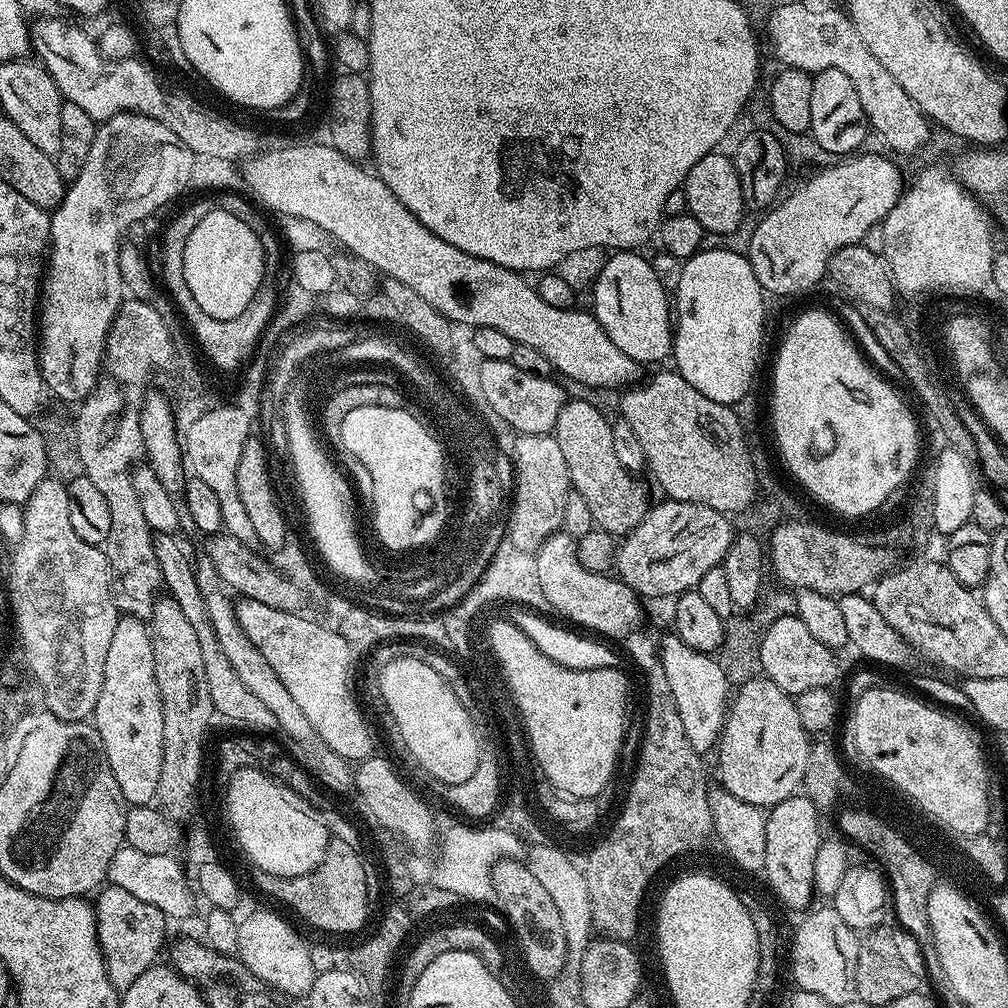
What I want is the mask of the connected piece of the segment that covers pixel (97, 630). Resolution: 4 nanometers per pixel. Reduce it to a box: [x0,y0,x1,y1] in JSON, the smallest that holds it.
[6,478,118,721]

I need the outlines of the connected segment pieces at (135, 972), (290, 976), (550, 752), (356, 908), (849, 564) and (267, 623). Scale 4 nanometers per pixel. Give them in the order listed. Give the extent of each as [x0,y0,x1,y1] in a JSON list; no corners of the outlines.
[[94,884,166,990],[236,911,317,997],[492,625,630,794],[256,844,364,929],[770,520,893,598],[235,599,373,762]]

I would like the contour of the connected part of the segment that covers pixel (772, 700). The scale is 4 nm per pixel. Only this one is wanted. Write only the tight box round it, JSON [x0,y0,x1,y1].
[719,674,810,810]

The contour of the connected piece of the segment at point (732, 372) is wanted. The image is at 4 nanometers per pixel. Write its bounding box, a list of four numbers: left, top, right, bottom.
[672,246,766,406]

